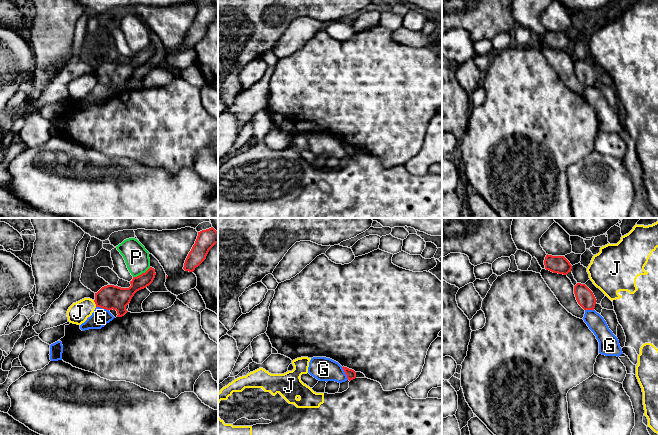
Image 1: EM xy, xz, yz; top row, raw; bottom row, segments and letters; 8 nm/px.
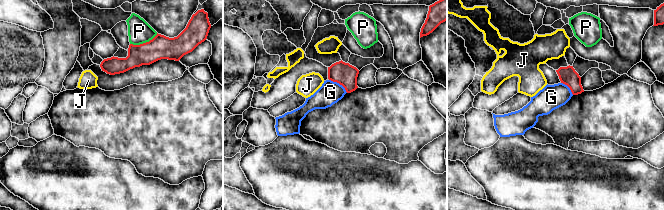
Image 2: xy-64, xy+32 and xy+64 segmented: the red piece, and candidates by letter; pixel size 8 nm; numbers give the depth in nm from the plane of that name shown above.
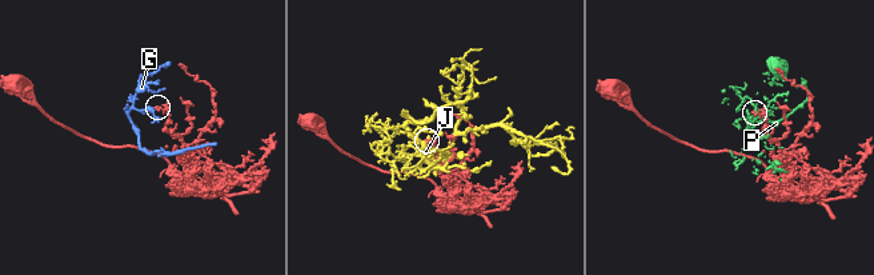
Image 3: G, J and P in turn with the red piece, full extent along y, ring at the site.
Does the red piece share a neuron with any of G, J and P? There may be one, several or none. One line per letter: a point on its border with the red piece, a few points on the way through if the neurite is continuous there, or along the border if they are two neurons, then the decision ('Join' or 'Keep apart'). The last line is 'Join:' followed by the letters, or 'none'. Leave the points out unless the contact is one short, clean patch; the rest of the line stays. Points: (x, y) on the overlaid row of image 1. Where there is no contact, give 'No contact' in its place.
G: Touches red at xy (102, 307). Boundary: xy (96, 306), (108, 310). Keep apart
J: Touches red at xy (95, 303). Boundary: xy (93, 300), (96, 306). Keep apart
P: Touches red at xy (142, 273). Boundary: xy (150, 267), (133, 277). Keep apart
Join: none

